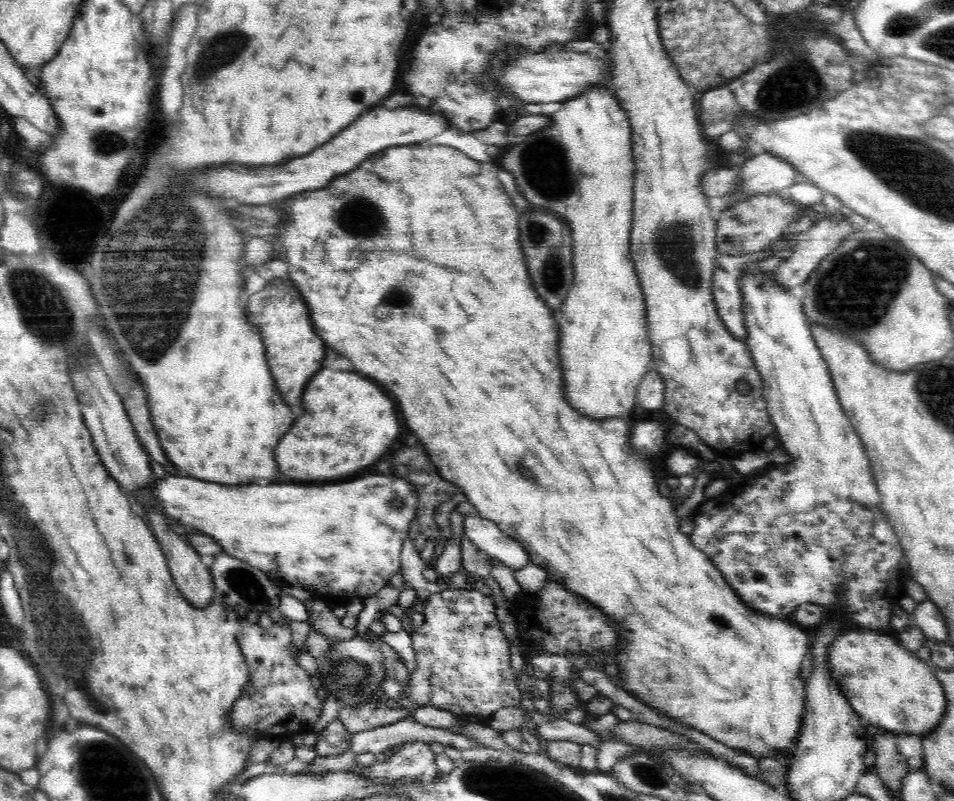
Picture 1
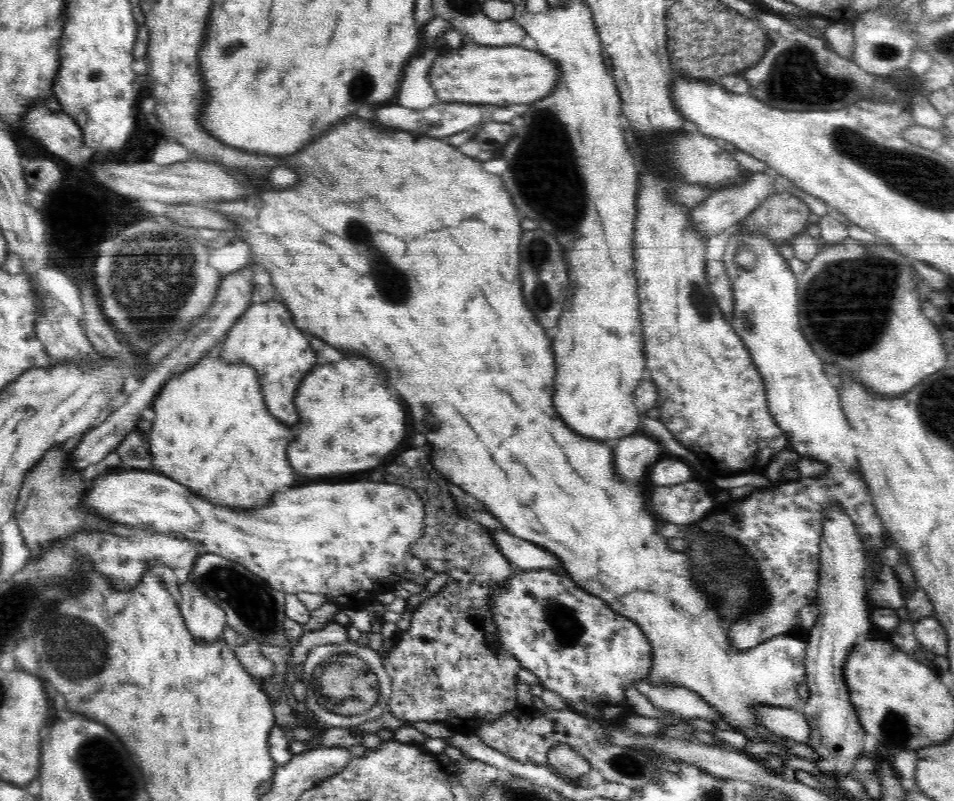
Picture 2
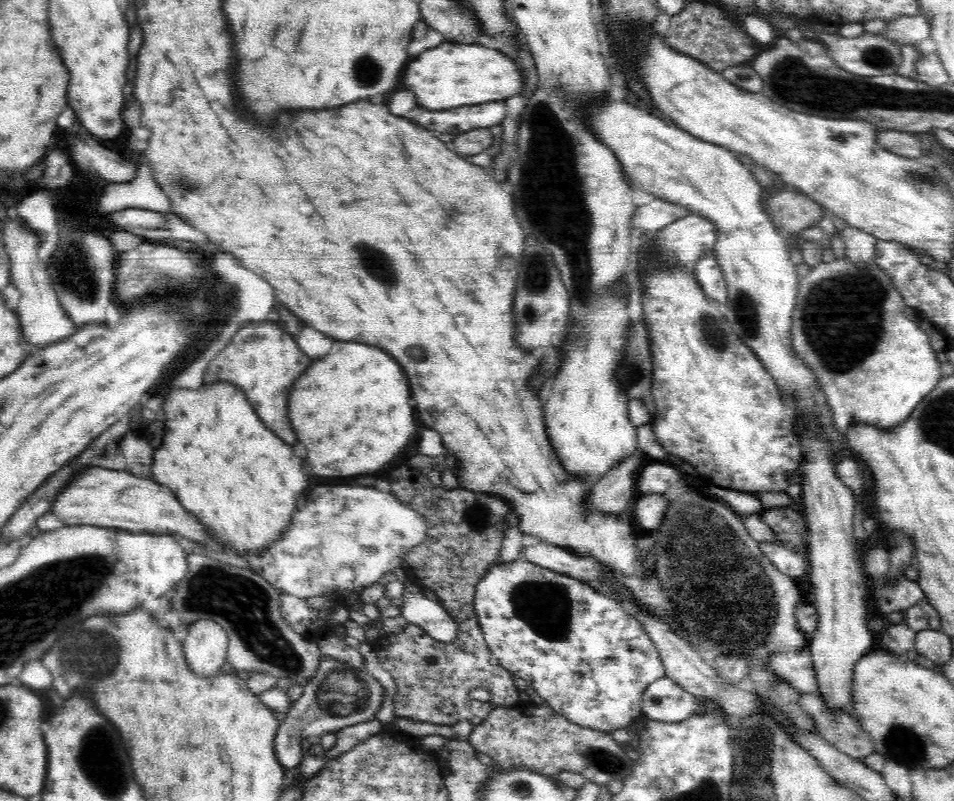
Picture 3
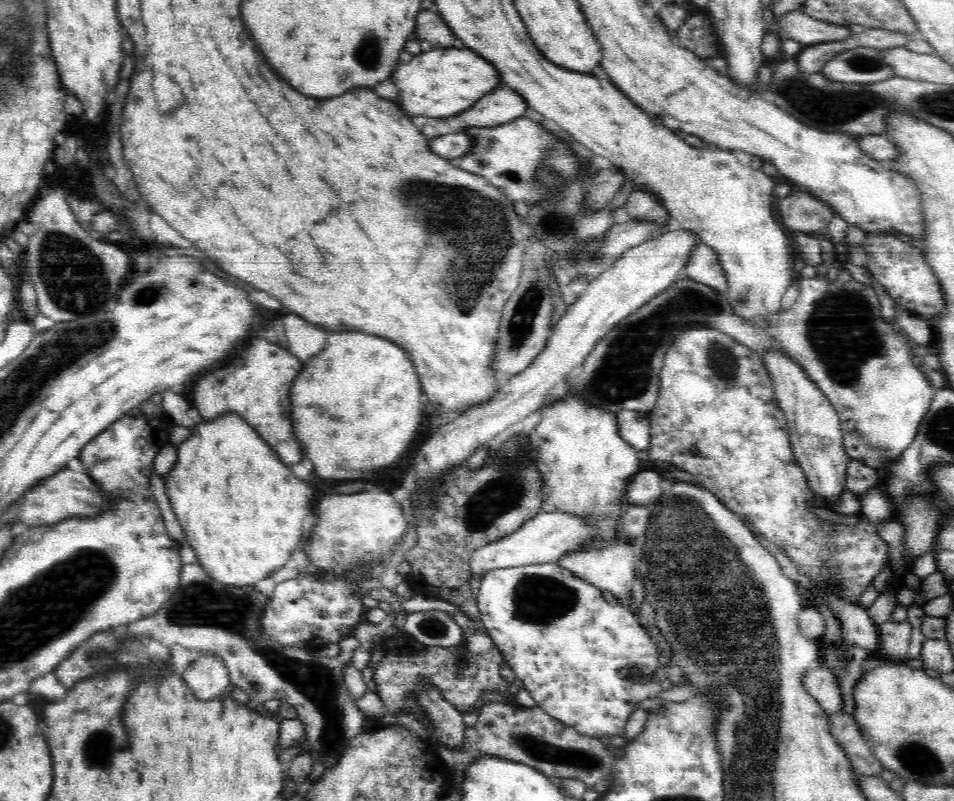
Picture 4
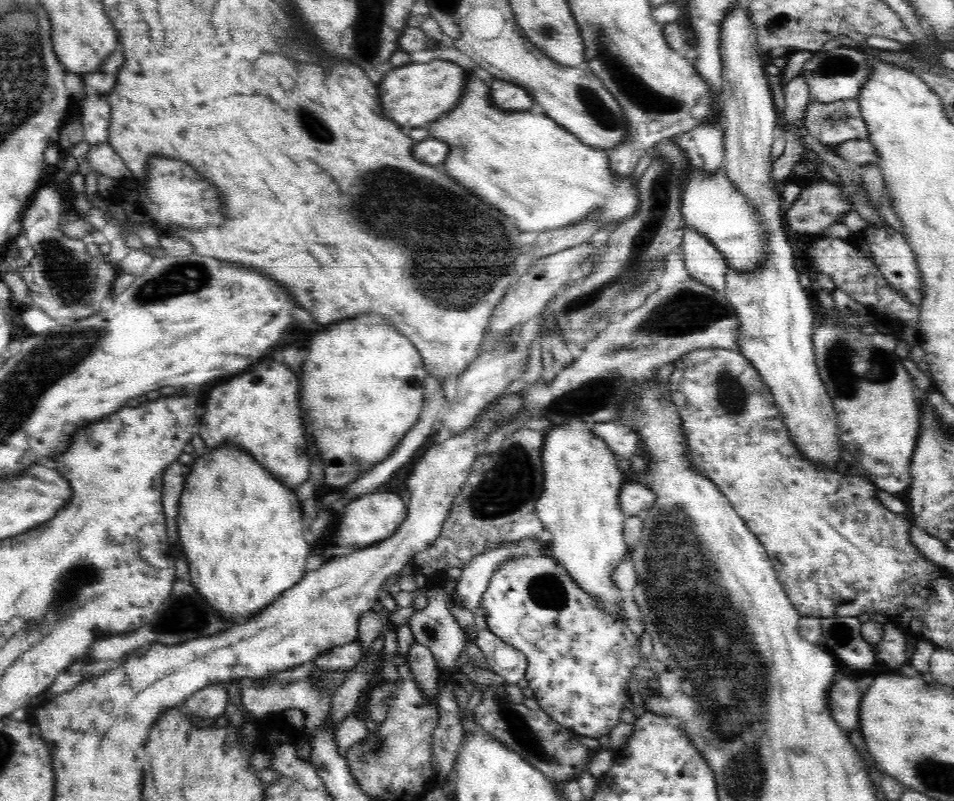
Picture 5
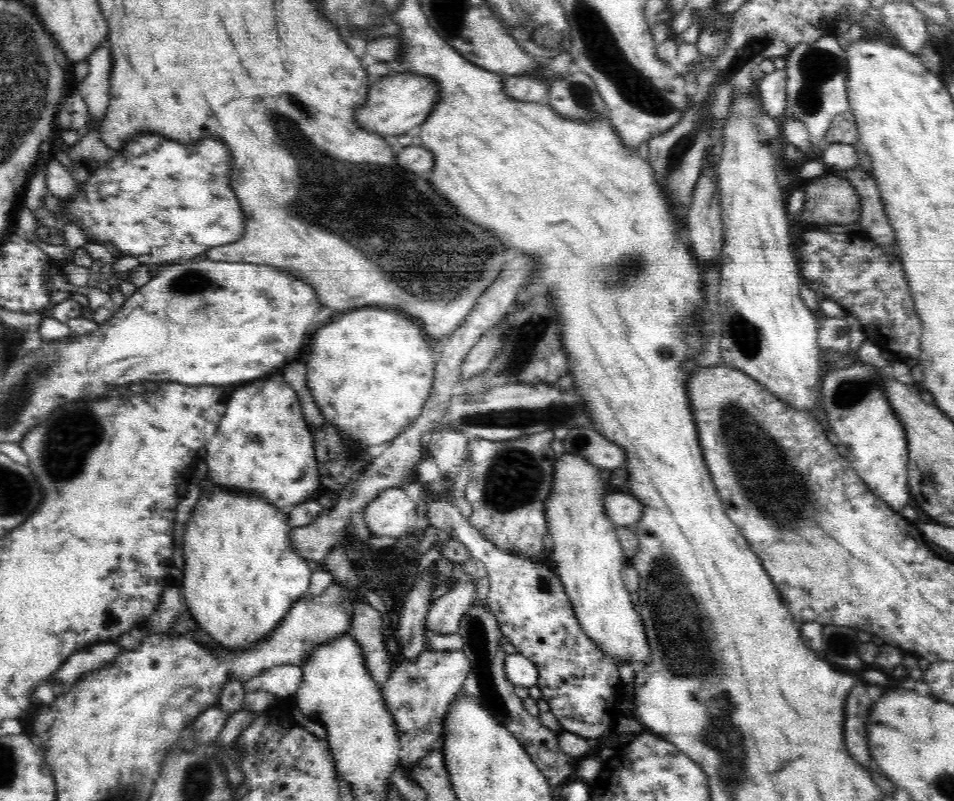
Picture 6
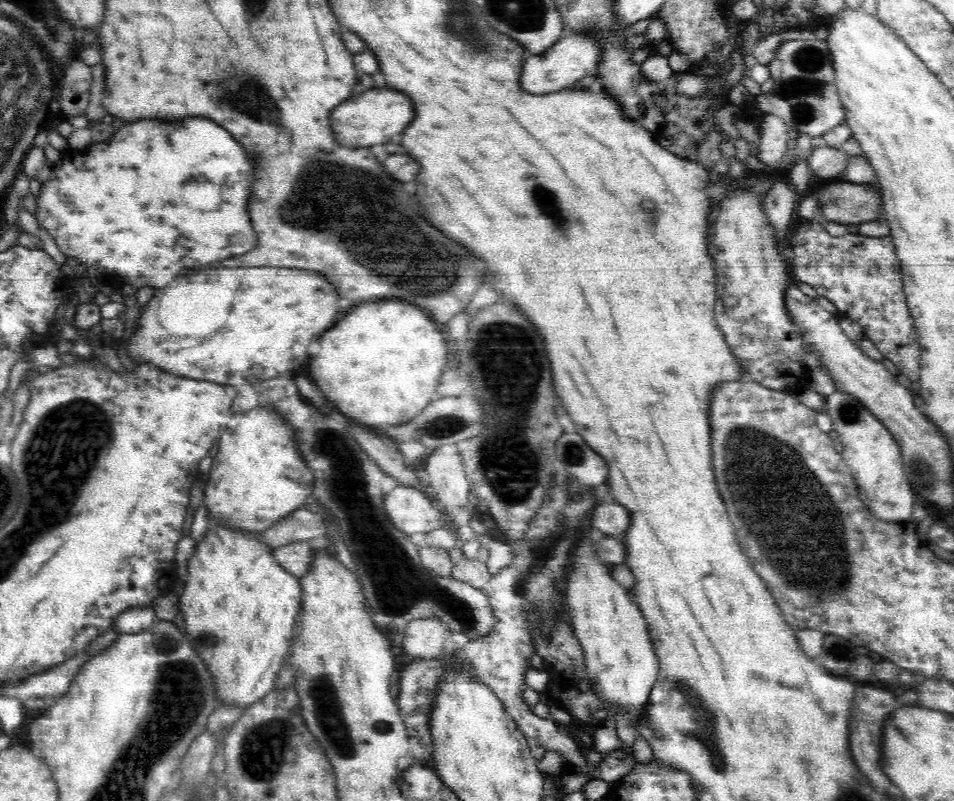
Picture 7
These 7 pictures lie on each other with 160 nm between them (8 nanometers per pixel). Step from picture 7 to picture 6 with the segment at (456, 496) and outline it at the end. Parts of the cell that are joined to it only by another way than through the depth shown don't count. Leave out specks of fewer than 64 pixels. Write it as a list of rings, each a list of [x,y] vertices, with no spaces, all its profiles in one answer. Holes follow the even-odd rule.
[[[447,426],[432,431],[426,455],[434,458],[443,478],[453,478],[467,460],[467,444],[470,440],[470,437]]]

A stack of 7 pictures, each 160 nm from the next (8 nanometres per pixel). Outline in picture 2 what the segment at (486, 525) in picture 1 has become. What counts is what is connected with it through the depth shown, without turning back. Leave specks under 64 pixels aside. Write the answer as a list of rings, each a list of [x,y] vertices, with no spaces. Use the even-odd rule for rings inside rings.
[[[490,530],[498,549],[504,557],[511,562],[516,570],[558,570],[564,572],[564,567],[554,554],[543,549],[540,545],[528,542],[523,538],[514,536],[508,531]]]

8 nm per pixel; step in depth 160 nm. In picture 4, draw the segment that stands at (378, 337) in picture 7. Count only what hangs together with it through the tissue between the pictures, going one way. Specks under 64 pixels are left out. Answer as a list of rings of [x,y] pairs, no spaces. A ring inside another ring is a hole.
[[[364,332],[332,334],[320,354],[310,356],[290,392],[290,417],[298,442],[314,464],[314,476],[360,478],[362,472],[388,466],[410,444],[422,422],[422,386],[414,362],[398,344]]]

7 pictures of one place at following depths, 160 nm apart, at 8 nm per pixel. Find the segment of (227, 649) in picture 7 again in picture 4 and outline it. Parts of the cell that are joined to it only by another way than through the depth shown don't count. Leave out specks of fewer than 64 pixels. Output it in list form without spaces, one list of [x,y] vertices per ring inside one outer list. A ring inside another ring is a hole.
[[[228,414],[228,416],[222,416],[214,422],[208,422],[208,424],[200,424],[198,426],[198,436],[192,436],[188,438],[180,448],[178,448],[178,462],[175,462],[174,468],[171,473],[163,478],[166,485],[166,492],[168,493],[169,503],[171,508],[180,523],[180,526],[184,531],[185,544],[190,546],[198,558],[197,563],[207,572],[207,575],[211,580],[226,584],[228,586],[255,586],[260,580],[268,578],[272,572],[276,572],[278,568],[283,566],[290,560],[292,556],[292,550],[298,548],[300,544],[300,538],[302,538],[302,522],[304,518],[312,512],[312,488],[308,484],[304,484],[302,479],[297,479],[294,473],[291,471],[288,465],[282,464],[278,460],[278,456],[270,450],[270,446],[266,442],[262,442],[262,438],[244,422],[244,420],[238,420],[236,414]]]

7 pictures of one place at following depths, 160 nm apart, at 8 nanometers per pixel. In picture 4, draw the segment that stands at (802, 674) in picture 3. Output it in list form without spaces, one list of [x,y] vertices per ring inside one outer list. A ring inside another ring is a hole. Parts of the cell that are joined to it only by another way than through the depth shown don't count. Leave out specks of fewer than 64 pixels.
[[[823,664],[812,666],[805,675],[805,690],[828,714],[838,714],[842,710],[840,685],[837,676]]]

